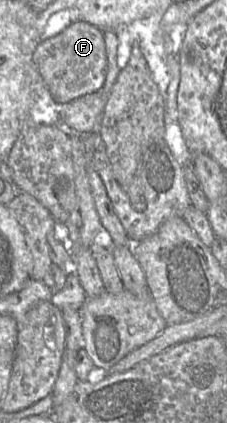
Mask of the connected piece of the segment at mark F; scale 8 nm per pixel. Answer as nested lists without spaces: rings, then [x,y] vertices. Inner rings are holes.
[[[78,20],[58,35],[41,42],[32,57],[53,99],[67,103],[98,91],[105,83],[107,55],[103,30]]]

